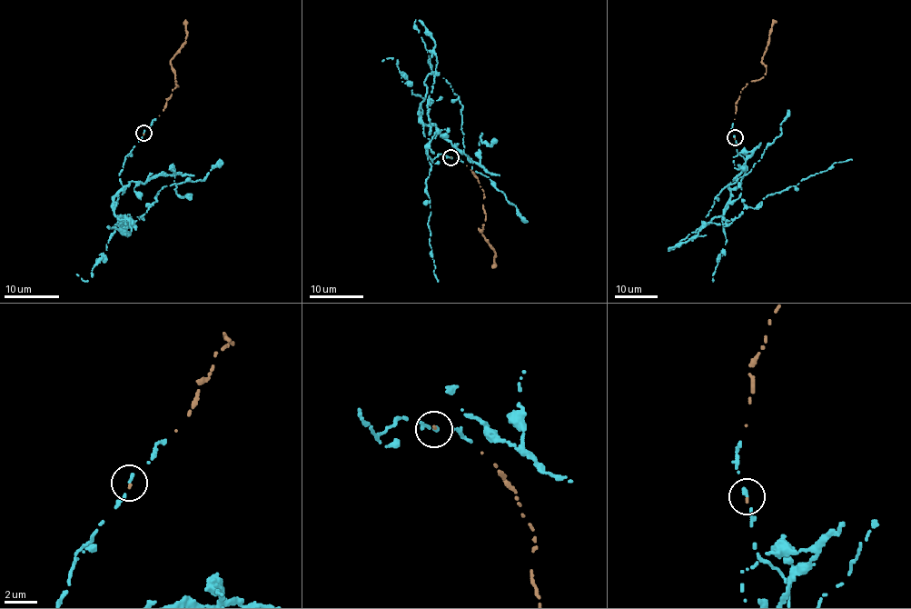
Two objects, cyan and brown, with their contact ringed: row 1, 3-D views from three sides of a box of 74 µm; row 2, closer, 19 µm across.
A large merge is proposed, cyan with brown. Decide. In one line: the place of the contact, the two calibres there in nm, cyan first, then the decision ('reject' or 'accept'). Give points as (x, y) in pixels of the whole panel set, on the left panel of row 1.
place (143, 133); calibres 240 and 100 nm; reject

